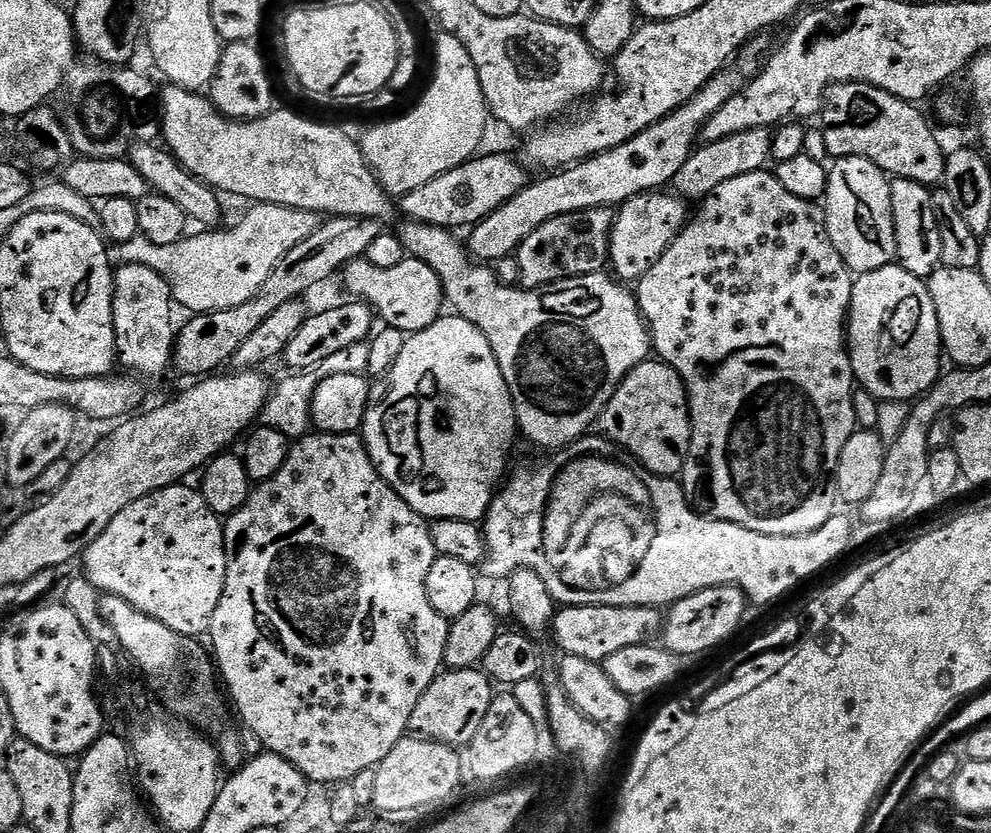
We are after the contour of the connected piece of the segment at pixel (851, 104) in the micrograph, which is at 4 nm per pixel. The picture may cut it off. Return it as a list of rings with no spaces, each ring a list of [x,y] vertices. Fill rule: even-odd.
[[[831,84],[824,94],[822,131],[829,157],[861,156],[889,177],[936,186],[944,178],[945,149],[940,149],[928,120],[915,103],[899,100],[869,84]]]

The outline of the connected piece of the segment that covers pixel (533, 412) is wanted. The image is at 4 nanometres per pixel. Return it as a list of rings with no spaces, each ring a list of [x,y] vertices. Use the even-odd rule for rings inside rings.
[[[404,222],[404,225],[398,230],[398,237],[399,240],[404,243],[405,253],[407,253],[411,259],[426,262],[430,266],[430,270],[434,270],[434,274],[438,274],[440,285],[444,288],[444,298],[447,307],[451,309],[455,315],[461,316],[463,320],[470,322],[478,330],[482,330],[486,342],[490,342],[494,358],[502,370],[502,378],[506,378],[506,386],[512,395],[512,401],[516,407],[516,423],[519,431],[522,433],[523,439],[525,436],[530,443],[537,444],[540,448],[552,448],[548,450],[563,450],[569,448],[575,440],[581,440],[581,438],[585,436],[589,429],[591,429],[588,427],[590,427],[595,420],[597,423],[597,421],[601,419],[605,406],[608,405],[610,398],[616,393],[616,387],[618,387],[639,364],[643,364],[645,360],[649,359],[650,337],[648,335],[648,325],[644,323],[644,318],[640,314],[635,295],[633,295],[629,289],[627,292],[627,290],[624,289],[627,287],[625,287],[619,279],[613,278],[604,272],[595,272],[589,276],[560,280],[556,284],[547,284],[544,288],[526,289],[511,284],[503,284],[491,267],[481,266],[479,263],[474,262],[467,247],[465,247],[461,241],[459,244],[452,236],[455,235],[447,228],[435,228],[429,224],[418,224],[415,222]]]

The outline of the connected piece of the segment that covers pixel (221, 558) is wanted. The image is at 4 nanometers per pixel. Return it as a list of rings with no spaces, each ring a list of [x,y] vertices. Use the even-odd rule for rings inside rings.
[[[187,483],[172,484],[158,490],[138,502],[130,502],[122,514],[118,514],[94,538],[94,542],[82,553],[84,570],[82,576],[100,594],[126,598],[134,610],[142,610],[150,618],[158,618],[162,626],[170,626],[183,636],[200,638],[211,629],[214,610],[222,602],[222,590],[226,586],[229,545],[224,542],[224,525],[221,517],[206,506],[206,498],[195,487],[187,488]]]

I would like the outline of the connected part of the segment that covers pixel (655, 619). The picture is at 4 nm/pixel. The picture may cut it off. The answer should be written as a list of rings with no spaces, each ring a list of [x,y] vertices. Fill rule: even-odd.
[[[564,606],[552,617],[550,633],[556,639],[559,650],[565,656],[577,656],[602,662],[617,650],[626,646],[638,646],[655,641],[662,632],[662,612],[659,608],[638,608],[636,606]]]

